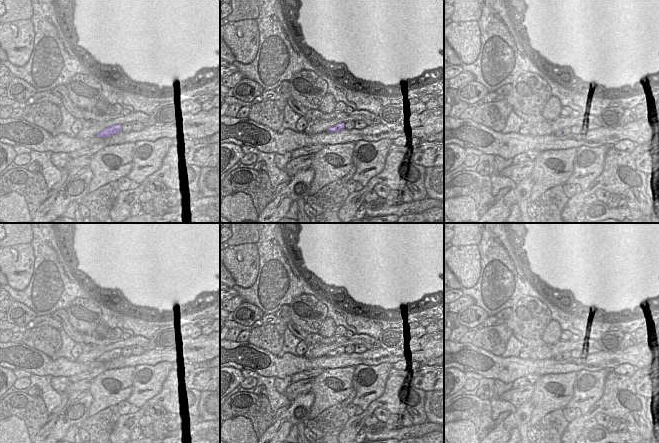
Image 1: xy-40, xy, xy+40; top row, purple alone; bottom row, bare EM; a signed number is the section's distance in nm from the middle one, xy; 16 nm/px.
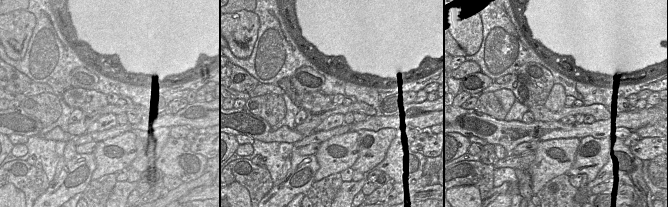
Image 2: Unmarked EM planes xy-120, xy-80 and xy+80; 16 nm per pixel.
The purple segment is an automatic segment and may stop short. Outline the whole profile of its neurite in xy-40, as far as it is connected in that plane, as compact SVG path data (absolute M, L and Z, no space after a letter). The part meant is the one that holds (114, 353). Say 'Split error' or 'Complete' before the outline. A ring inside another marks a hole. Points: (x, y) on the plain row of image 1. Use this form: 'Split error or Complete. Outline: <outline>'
Complete. Outline: M115 348L105 352L96 360L99 362L108 362L121 356L121 348Z

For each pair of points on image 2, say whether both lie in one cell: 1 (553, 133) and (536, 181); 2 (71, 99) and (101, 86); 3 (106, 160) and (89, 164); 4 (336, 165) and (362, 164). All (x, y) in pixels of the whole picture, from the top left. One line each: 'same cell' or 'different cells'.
1: different cells
2: different cells
3: different cells
4: different cells

